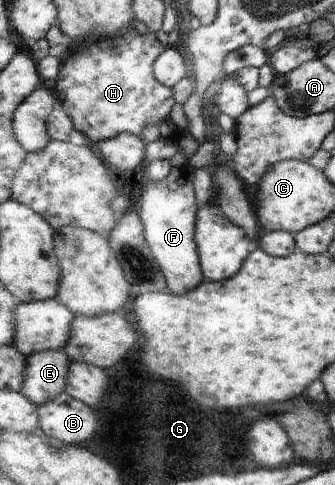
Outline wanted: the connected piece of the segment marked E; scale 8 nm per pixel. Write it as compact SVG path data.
M65 349L43 351L29 357L26 384L22 393L37 406L47 405L66 393L73 361Z

